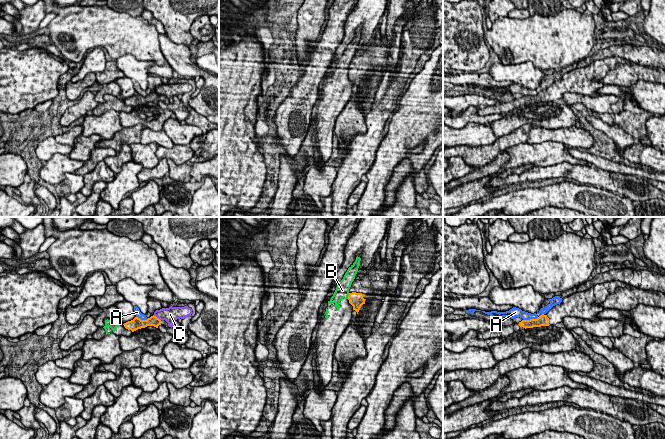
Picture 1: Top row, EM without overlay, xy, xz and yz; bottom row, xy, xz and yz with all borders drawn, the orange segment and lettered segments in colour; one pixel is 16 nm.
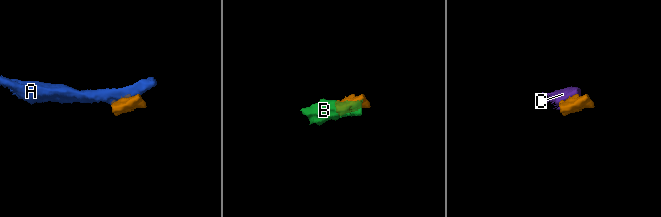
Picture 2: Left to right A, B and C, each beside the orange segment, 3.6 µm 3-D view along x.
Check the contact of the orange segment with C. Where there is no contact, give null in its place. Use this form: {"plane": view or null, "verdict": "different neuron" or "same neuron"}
{"plane": "xy", "verdict": "different neuron"}

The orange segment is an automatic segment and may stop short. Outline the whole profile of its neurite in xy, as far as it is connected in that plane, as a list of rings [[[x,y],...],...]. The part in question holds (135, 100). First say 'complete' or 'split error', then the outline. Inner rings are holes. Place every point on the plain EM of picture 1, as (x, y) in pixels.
complete; [[[154,91],[148,94],[147,96],[141,96],[138,93],[135,93],[133,96],[128,97],[123,101],[126,105],[134,108],[138,105],[145,104],[147,102],[154,102],[158,104],[158,102],[161,101],[161,96]]]

